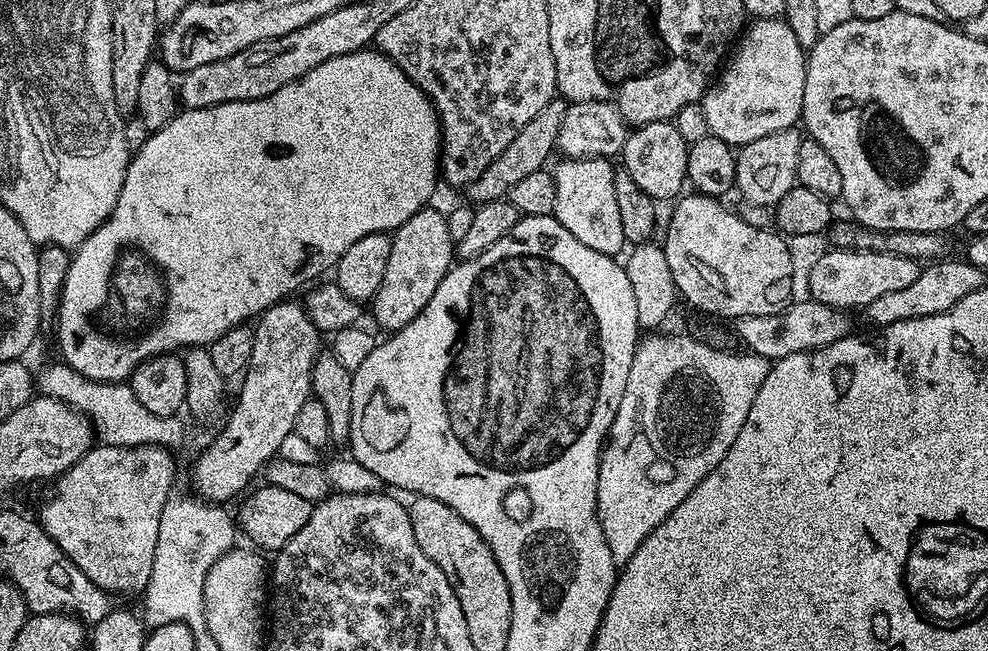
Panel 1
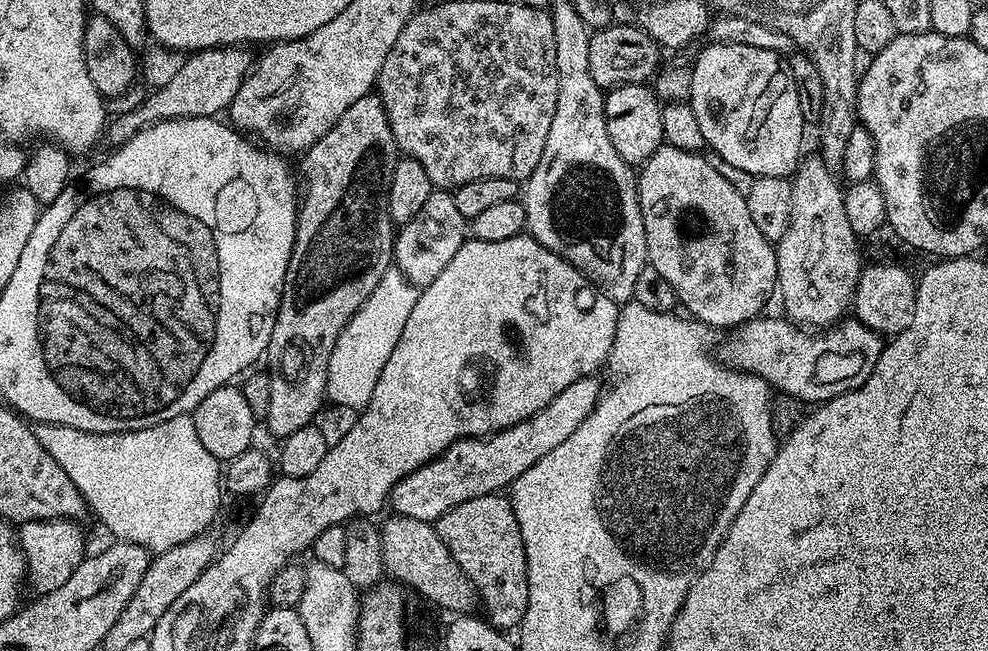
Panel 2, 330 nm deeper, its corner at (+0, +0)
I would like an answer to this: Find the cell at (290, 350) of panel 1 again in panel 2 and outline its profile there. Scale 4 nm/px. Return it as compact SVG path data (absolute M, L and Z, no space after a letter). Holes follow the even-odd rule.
M369 94L358 98L358 102L354 102L354 106L350 106L350 110L346 110L346 114L342 114L342 118L338 118L338 122L329 132L322 138L318 138L318 142L314 142L314 146L307 148L302 159L304 159L304 176L308 181L305 184L303 181L302 195L298 200L296 241L294 242L294 250L290 254L288 273L284 279L284 289L280 295L280 305L276 311L274 330L270 334L270 342L266 353L266 361L268 360L266 373L270 380L270 404L262 420L265 425L268 424L269 434L276 436L275 438L283 438L294 434L294 430L302 430L302 426L313 423L317 419L316 415L319 414L320 407L326 404L328 394L330 354L334 354L334 346L338 342L342 330L350 322L350 318L354 318L354 314L366 302L366 298L370 298L370 294L374 294L374 286L378 286L378 282L382 282L382 274L386 274L386 270L393 267L394 264L394 225L388 213L388 191L390 190L390 178L394 178L394 166L398 159L398 149L379 95Z

